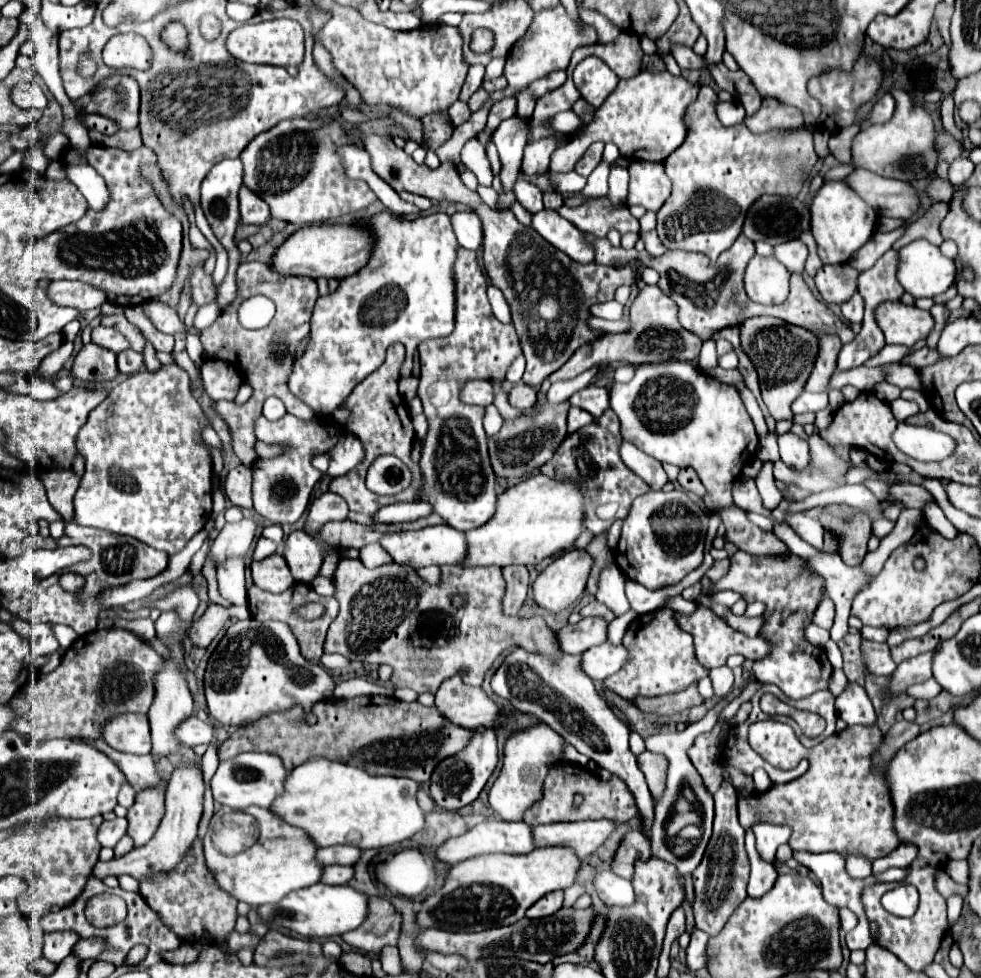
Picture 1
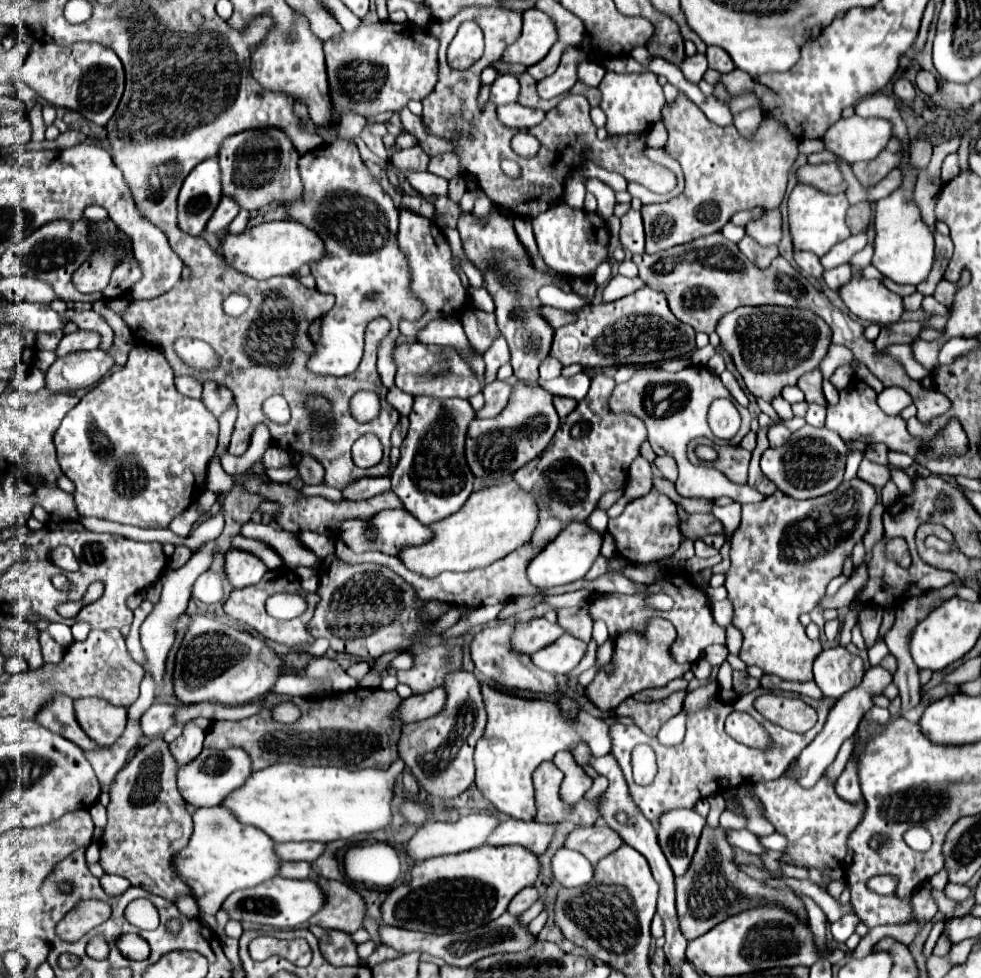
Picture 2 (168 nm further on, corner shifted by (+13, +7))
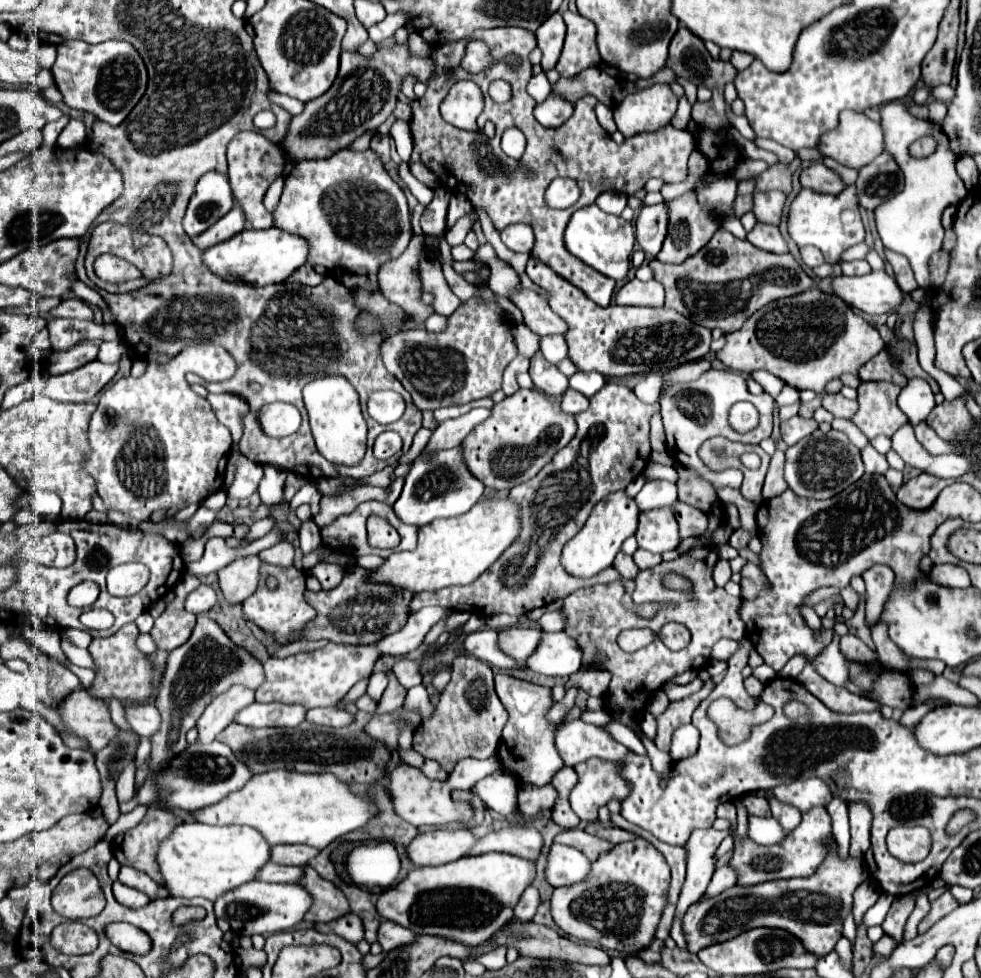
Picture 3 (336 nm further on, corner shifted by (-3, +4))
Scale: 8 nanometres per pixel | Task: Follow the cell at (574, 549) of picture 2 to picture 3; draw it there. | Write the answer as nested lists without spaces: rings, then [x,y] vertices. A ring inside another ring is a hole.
[[[618,490],[616,494],[608,494],[608,498],[604,498],[604,502],[600,502],[600,506],[594,506],[584,528],[564,546],[564,552],[562,552],[564,568],[572,576],[590,578],[590,576],[598,574],[600,570],[612,566],[614,556],[622,548],[622,542],[626,538],[634,536],[636,526],[638,526],[638,516],[640,516],[640,508],[636,506],[634,498],[626,496],[624,490],[622,492]]]

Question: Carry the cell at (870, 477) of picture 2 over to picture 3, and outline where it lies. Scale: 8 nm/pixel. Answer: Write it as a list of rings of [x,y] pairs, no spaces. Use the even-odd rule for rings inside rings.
[[[866,446],[860,454],[862,454],[862,462],[864,462],[868,474],[884,474],[888,470],[886,456],[876,452],[872,446]]]

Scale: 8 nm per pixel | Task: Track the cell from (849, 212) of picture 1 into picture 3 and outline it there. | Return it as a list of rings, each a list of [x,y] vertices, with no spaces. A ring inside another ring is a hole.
[[[848,186],[840,194],[818,194],[812,190],[800,190],[800,194],[792,200],[788,210],[788,234],[798,246],[816,246],[824,254],[828,264],[838,262],[840,254],[864,240],[864,224],[858,210],[856,188]]]

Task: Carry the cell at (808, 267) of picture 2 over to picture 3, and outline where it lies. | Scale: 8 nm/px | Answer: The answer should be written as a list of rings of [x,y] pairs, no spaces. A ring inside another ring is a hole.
[[[804,246],[804,248],[800,248],[800,256],[802,256],[804,264],[810,266],[810,268],[820,266],[824,262],[824,256],[820,254],[820,250],[816,250],[816,246]]]

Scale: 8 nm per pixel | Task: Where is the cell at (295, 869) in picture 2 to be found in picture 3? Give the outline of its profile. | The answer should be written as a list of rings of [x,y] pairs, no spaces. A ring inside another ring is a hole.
[[[268,862],[268,866],[264,866],[264,870],[260,870],[260,874],[256,874],[256,880],[262,880],[262,882],[298,882],[300,876],[302,876],[300,866],[280,866],[280,864]]]

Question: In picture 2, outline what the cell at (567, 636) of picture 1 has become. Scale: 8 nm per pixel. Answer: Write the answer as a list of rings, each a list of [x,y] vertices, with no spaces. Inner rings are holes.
[[[540,617],[526,623],[516,623],[512,645],[516,651],[536,653],[540,651],[540,647],[548,647],[548,643],[560,639],[560,635],[566,635],[566,631],[558,623],[550,623]]]

